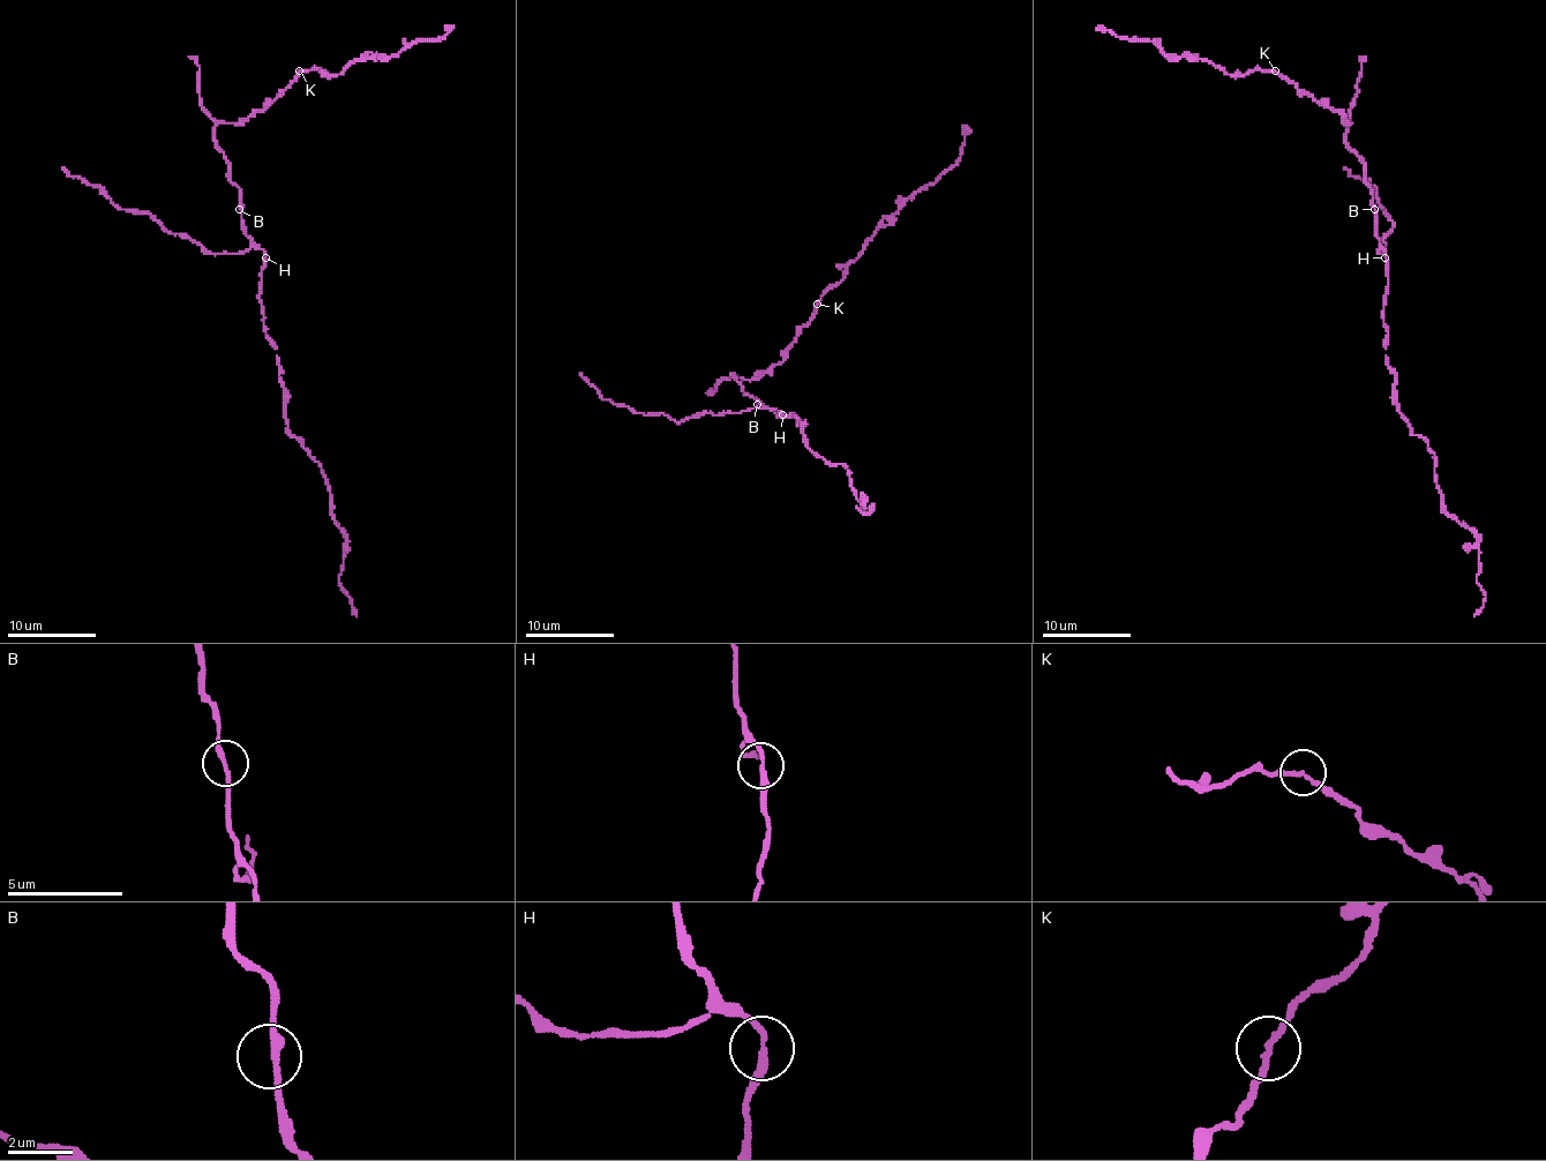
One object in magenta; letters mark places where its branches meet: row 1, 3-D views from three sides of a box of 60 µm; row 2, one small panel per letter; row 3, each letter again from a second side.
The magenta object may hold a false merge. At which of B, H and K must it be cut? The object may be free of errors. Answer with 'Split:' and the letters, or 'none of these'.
Split: none of these

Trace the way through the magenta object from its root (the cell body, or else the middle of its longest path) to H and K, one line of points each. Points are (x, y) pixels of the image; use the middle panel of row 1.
H: (759, 404), (783, 414)
K: (759, 404), (733, 375), (759, 380), (779, 364), (816, 305)

